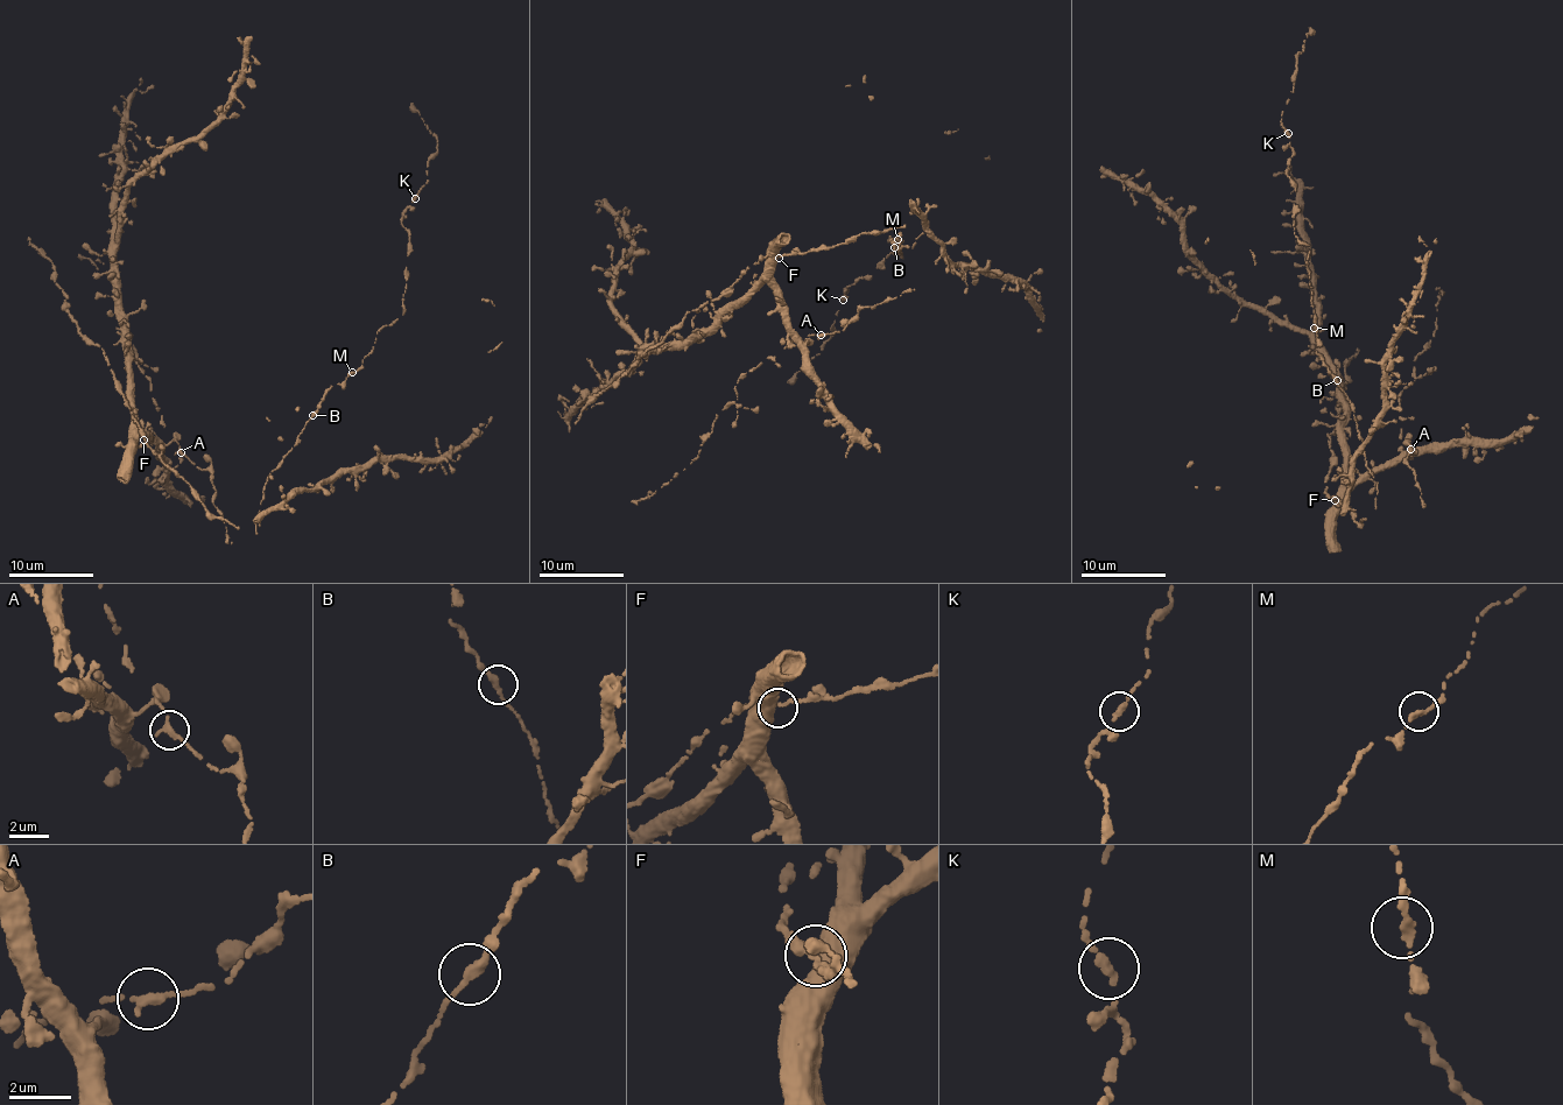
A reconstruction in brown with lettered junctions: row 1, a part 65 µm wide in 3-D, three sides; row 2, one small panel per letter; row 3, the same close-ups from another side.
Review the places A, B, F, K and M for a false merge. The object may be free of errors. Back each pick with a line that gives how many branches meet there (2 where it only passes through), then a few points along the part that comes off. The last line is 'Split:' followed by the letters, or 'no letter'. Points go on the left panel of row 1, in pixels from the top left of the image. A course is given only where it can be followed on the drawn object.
A: branches 2; course (180, 452), (180, 445), (163, 428), (132, 335), (120, 322), (119, 291), (104, 272), (104, 265), (79, 254)
Split: A

